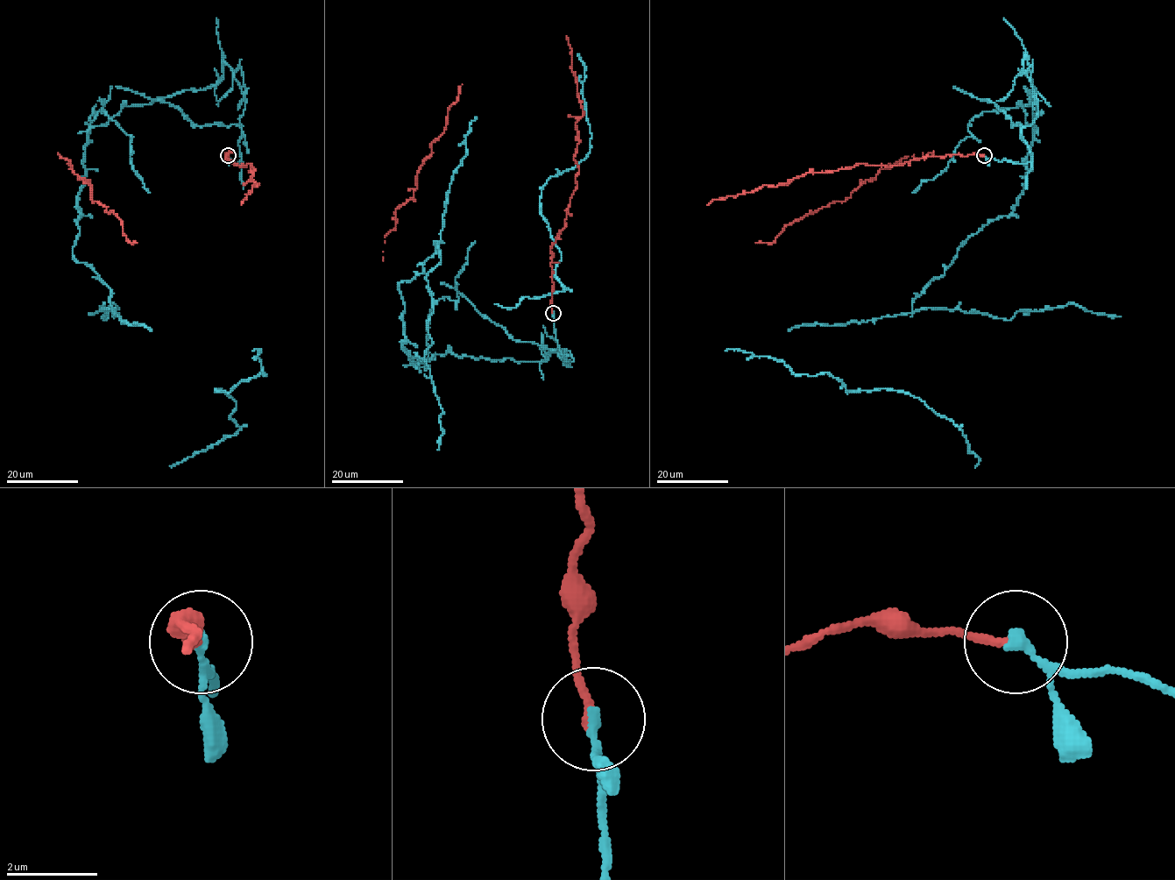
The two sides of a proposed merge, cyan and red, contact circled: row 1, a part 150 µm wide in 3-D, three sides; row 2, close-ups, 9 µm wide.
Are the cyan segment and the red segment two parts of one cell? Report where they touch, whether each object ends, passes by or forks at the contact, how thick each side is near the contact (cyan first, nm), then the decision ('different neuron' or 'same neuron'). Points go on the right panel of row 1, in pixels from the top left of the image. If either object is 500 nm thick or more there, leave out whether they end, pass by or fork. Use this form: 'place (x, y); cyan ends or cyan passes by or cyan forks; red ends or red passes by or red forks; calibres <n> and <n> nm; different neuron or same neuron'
place (984, 155); cyan passes by; red ends; calibres 180 and 200 nm; different neuron

